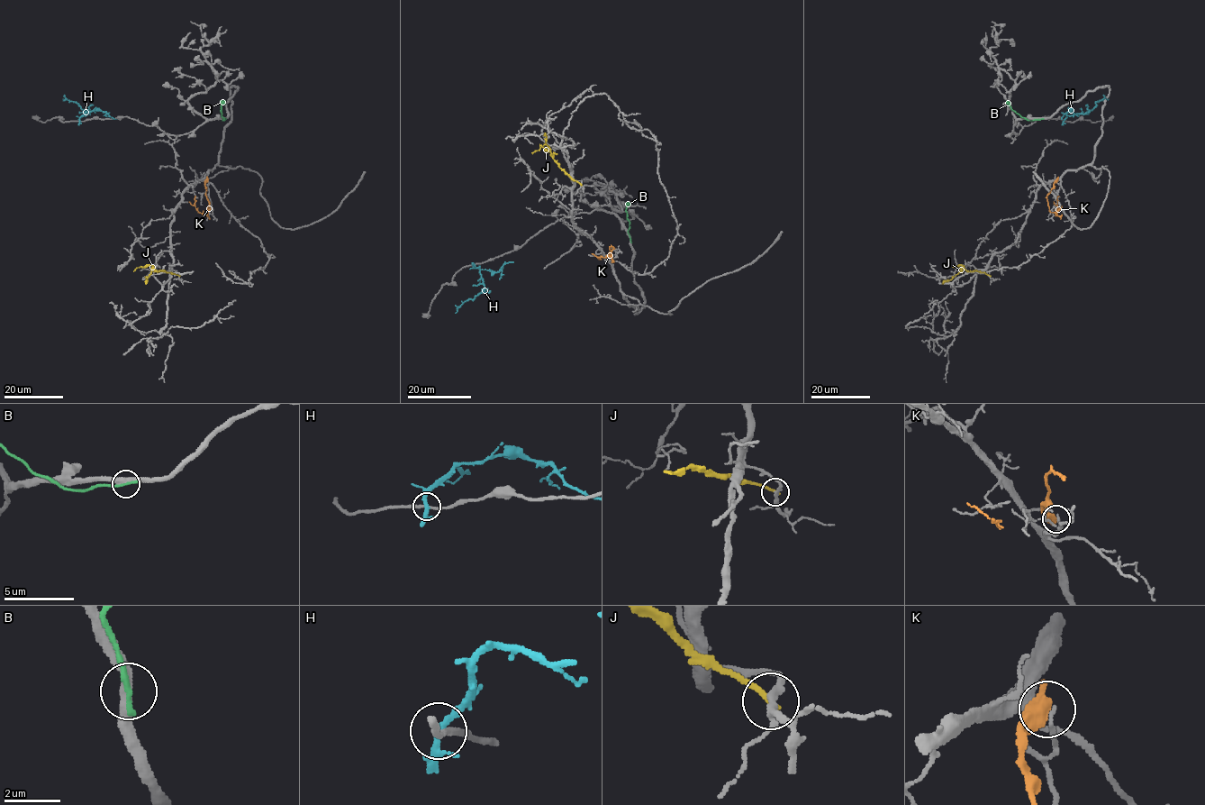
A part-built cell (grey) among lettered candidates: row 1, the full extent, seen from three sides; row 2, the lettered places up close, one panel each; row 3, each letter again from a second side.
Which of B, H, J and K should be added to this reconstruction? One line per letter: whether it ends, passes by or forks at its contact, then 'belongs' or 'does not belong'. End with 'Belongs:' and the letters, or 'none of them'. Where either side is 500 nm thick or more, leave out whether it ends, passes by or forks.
B: it ends | does not belong
H: it forks | does not belong
J: it ends | does not belong
K: does not belong
Belongs: none of them

